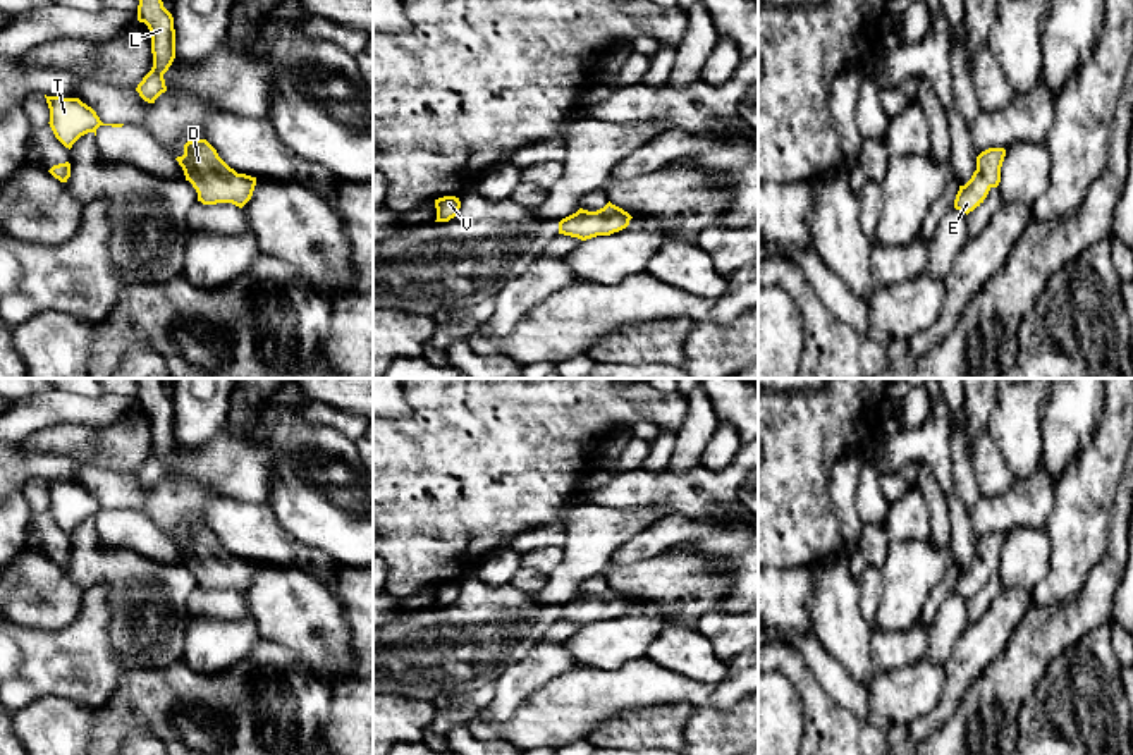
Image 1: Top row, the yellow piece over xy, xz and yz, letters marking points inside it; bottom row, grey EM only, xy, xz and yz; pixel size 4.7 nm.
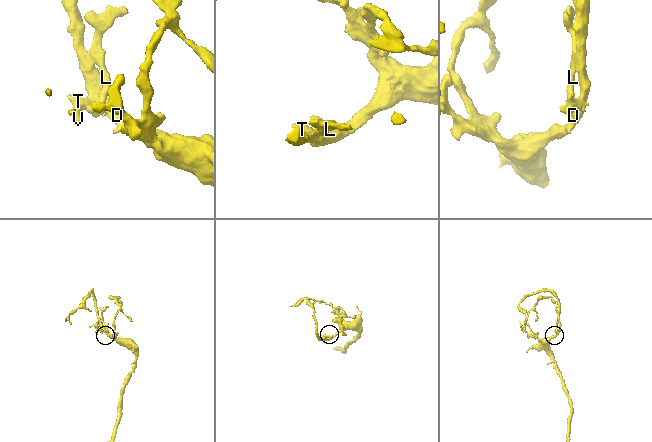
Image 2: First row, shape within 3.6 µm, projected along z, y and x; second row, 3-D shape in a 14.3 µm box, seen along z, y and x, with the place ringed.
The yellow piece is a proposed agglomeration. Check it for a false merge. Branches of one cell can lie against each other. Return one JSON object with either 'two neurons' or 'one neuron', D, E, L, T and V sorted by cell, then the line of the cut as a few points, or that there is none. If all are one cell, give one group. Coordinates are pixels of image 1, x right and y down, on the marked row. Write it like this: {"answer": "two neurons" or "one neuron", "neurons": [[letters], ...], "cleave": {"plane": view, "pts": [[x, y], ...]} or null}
{"answer": "one neuron", "neurons": [["D", "E", "L", "T", "V"]], "cleave": null}

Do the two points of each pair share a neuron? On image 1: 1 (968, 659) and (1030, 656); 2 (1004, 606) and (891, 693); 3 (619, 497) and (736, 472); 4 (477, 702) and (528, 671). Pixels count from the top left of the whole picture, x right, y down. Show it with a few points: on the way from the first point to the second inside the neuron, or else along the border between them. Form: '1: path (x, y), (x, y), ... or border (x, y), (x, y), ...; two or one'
1: border (1018, 623), (1004, 650), (968, 687); two
2: border (944, 664), (946, 685), (943, 697), (936, 704); two
3: path (649, 489), (685, 489), (692, 482), (707, 482); one
4: border (494, 683), (494, 697), (473, 714); two

